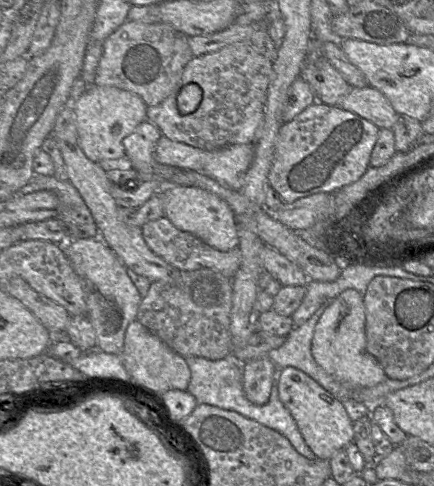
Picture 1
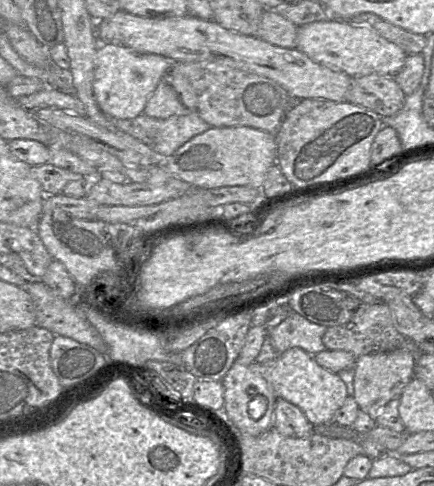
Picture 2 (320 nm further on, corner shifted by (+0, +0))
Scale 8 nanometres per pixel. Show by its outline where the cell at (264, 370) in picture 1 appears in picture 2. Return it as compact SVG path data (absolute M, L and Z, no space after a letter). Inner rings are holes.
M282 398L275 401L274 428L286 437L307 438L314 434L314 426L303 412Z

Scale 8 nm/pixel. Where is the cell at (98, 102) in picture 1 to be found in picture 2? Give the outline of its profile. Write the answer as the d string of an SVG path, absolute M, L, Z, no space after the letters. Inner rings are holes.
M99 42L95 55L93 93L101 111L110 118L132 119L143 113L150 95L174 60L160 54L140 53L114 42Z

